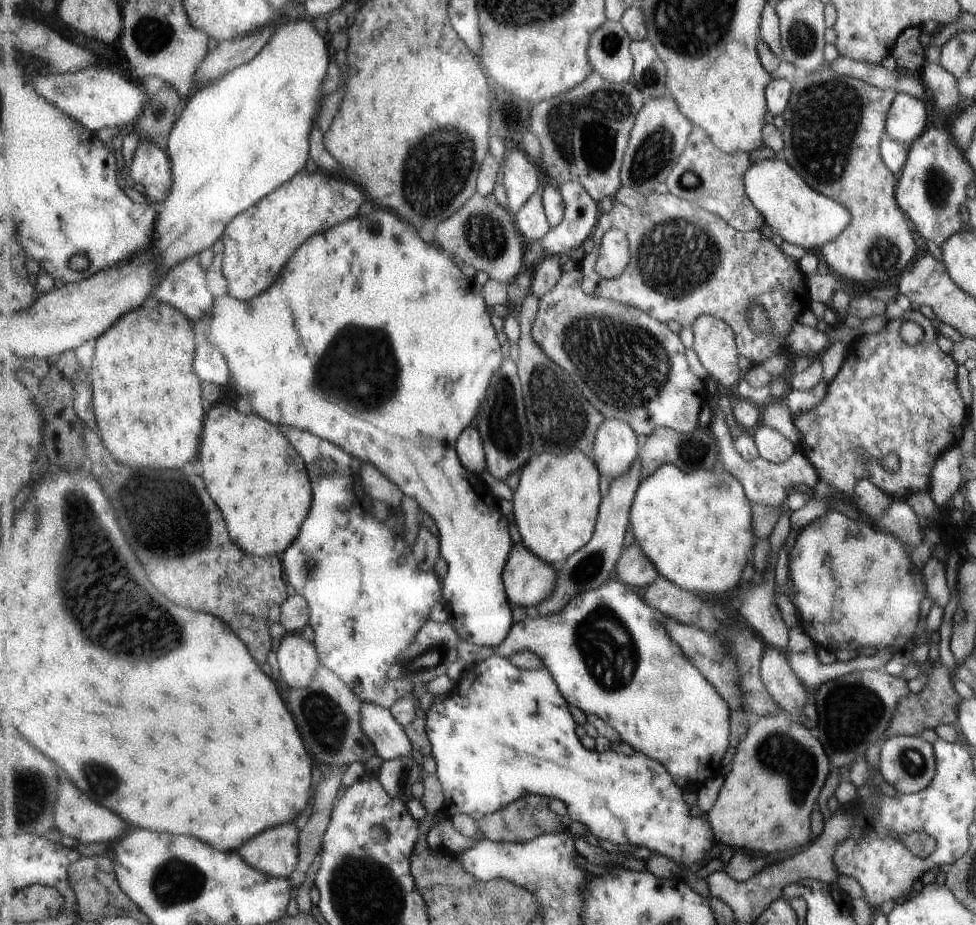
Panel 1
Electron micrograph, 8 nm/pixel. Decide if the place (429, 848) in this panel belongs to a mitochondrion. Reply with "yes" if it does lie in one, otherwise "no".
no

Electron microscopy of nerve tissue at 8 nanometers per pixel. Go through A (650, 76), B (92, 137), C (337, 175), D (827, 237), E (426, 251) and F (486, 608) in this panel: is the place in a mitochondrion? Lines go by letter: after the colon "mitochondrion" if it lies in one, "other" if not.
A: mitochondrion
B: other
C: other
D: other
E: other
F: other

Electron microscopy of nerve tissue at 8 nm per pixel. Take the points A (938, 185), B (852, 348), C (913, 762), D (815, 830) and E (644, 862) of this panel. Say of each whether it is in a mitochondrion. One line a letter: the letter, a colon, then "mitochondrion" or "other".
A: mitochondrion
B: other
C: mitochondrion
D: other
E: other

